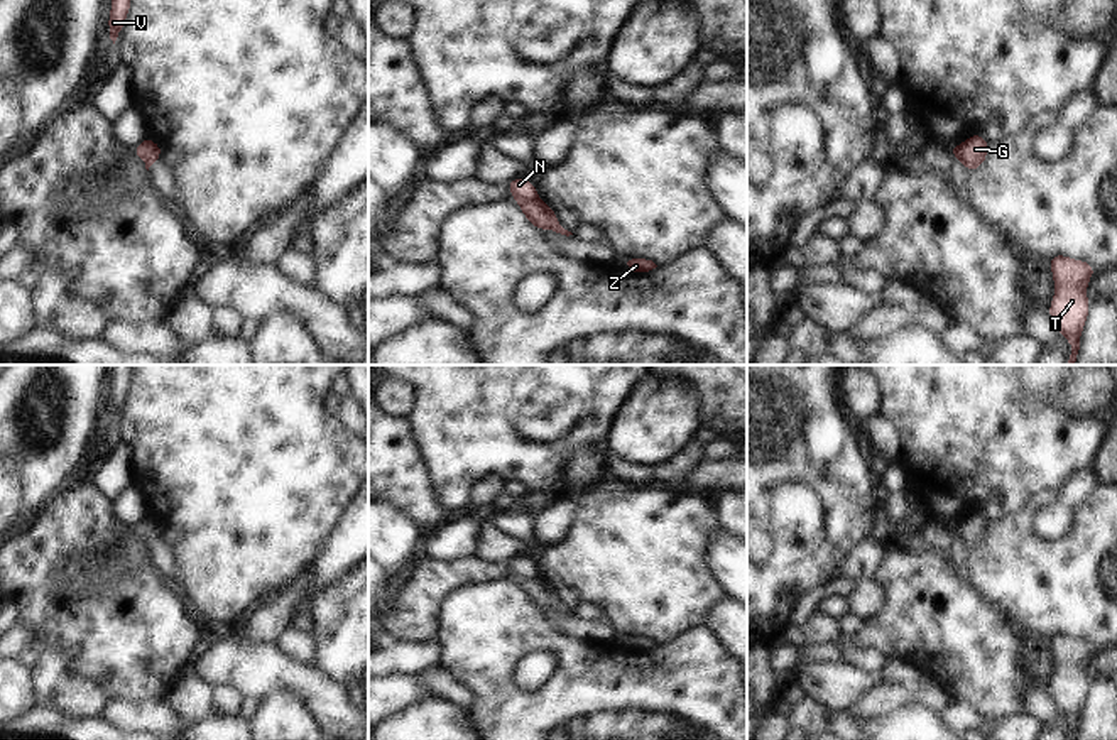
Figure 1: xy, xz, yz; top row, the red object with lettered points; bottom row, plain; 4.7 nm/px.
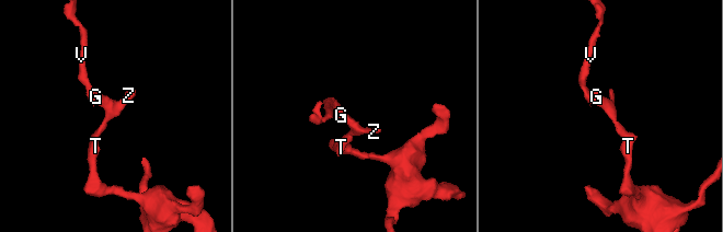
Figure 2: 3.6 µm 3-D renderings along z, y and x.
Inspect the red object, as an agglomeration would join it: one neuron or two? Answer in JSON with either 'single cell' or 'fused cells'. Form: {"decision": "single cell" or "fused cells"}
{"decision": "fused cells"}

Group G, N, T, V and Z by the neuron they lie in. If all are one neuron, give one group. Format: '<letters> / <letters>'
G T Z / N V

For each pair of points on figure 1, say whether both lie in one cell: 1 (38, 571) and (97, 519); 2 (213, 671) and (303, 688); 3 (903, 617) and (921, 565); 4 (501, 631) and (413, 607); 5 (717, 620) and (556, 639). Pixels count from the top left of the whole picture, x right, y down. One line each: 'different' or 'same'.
1: same
2: same
3: same
4: different
5: different

